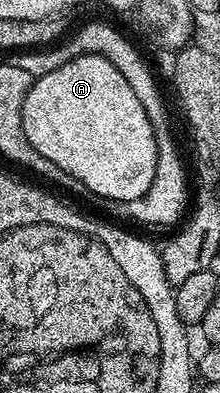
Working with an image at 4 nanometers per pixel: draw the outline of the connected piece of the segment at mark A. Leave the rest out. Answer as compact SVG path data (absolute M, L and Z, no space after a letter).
M85 53L82 57L71 59L67 63L63 63L63 67L34 80L33 85L27 91L27 99L23 103L23 135L27 139L27 143L31 143L31 147L35 147L35 151L39 151L39 155L43 155L43 159L51 159L51 163L55 163L55 167L59 167L64 173L71 175L78 186L82 185L83 188L90 189L95 196L101 197L100 199L105 201L139 199L151 187L151 179L155 179L157 134L154 122L150 121L147 111L143 111L143 103L139 103L135 91L131 91L131 83L127 83L127 79L123 79L119 67L115 67L115 63L111 63L101 53Z

